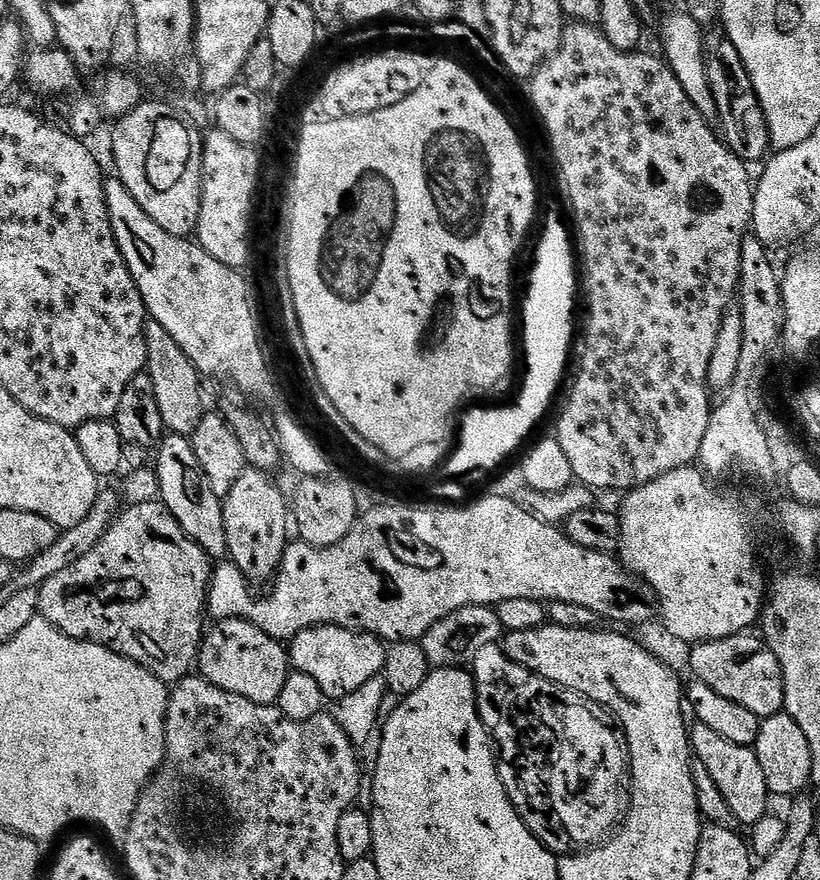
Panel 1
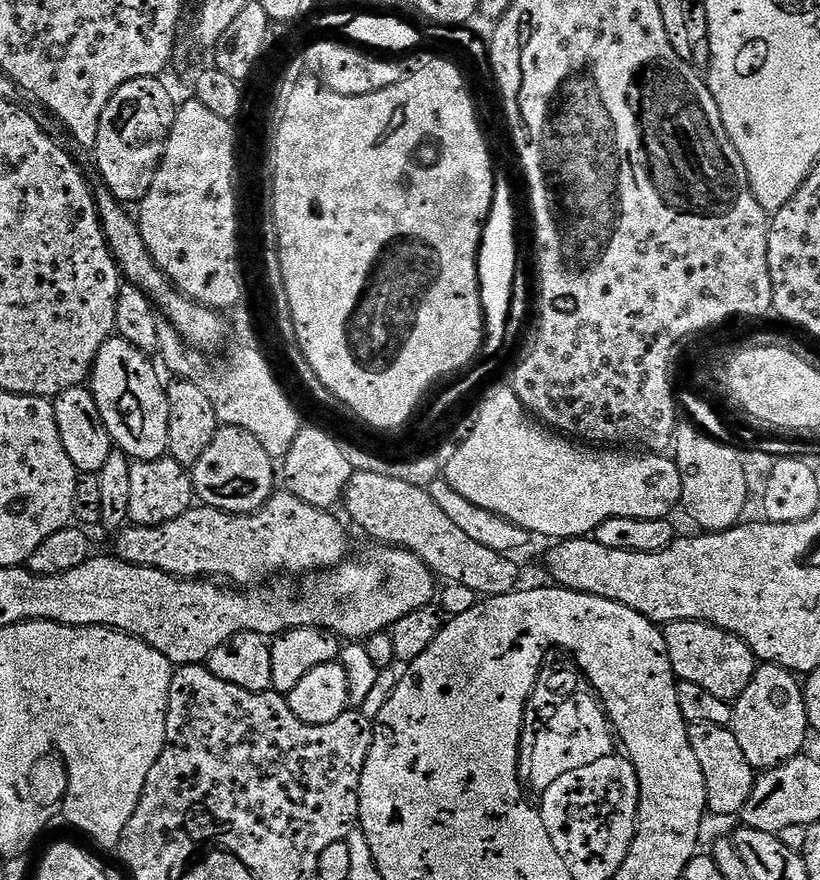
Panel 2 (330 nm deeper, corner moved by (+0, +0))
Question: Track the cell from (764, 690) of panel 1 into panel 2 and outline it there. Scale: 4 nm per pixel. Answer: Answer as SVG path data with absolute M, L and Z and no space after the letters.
M702 620L670 622L663 625L662 631L672 673L677 681L694 682L694 686L702 686L702 690L729 702L735 702L742 690L750 686L758 661L748 643L733 632L715 628Z

